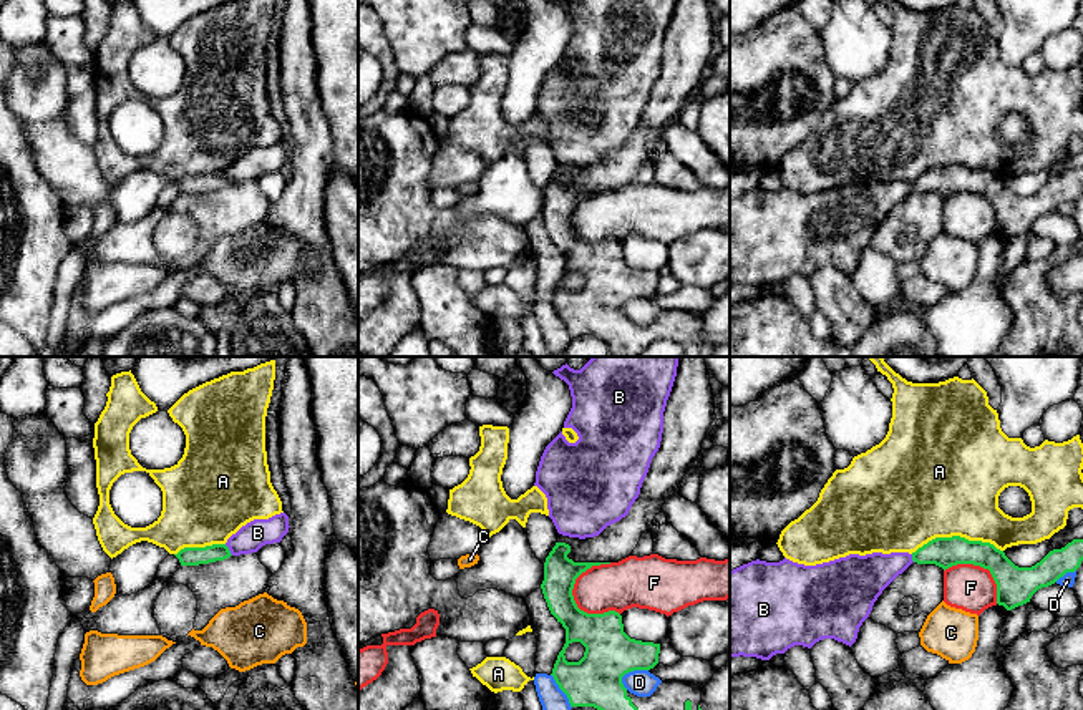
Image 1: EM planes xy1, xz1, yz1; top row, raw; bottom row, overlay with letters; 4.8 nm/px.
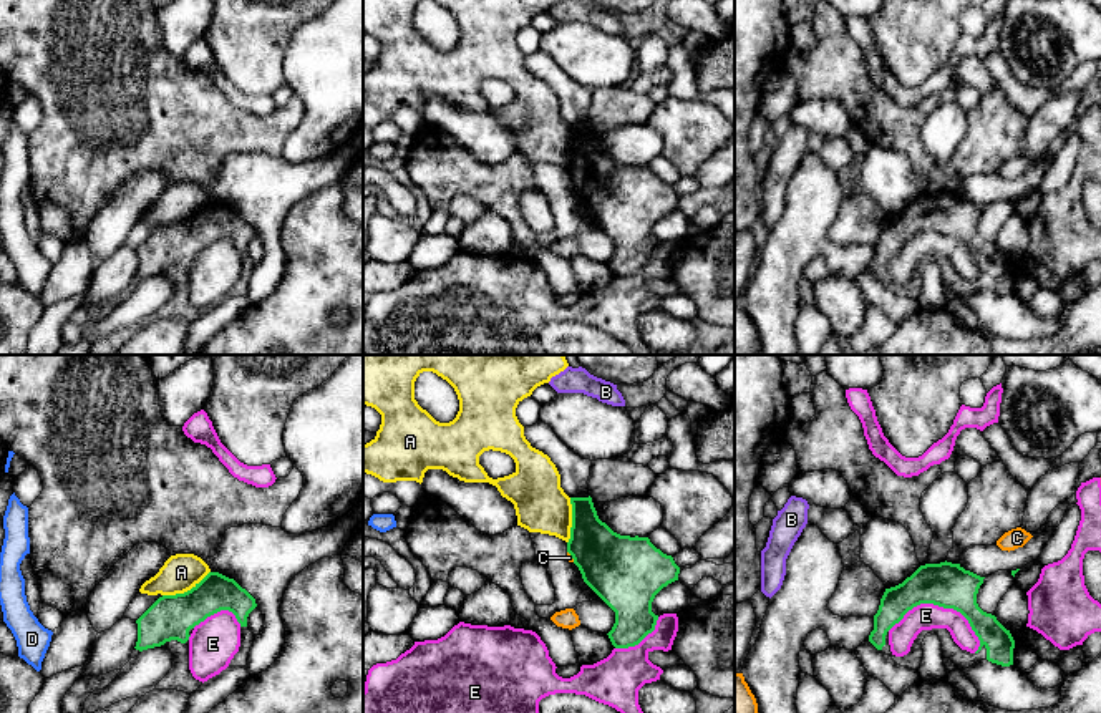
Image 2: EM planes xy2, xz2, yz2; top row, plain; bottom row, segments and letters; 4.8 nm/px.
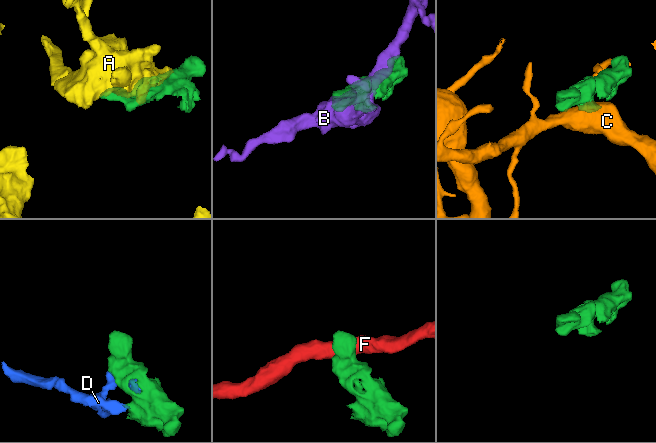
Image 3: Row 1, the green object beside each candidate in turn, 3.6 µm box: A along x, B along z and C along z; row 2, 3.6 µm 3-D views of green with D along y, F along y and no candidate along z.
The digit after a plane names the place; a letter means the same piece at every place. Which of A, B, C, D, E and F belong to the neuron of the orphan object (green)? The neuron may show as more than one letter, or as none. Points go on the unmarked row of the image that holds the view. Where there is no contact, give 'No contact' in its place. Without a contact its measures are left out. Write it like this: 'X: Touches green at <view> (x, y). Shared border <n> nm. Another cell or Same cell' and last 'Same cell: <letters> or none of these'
A: Touches green at yz1 (956, 165). Shared border 440 nm. Another cell
B: Touches green at xy1 (228, 178). Shared border 70 nm. Another cell
C: Touches green at xz2 (571, 183). Shared border 70 nm. Another cell
D: Touches green at xz1 (631, 299). Shared border 150 nm. Another cell
E: Touches green at yz2 (940, 234). Shared border 460 nm. Another cell
F: Touches green at xz1 (586, 241). Shared border 280 nm. Another cell
Same cell: none of these

